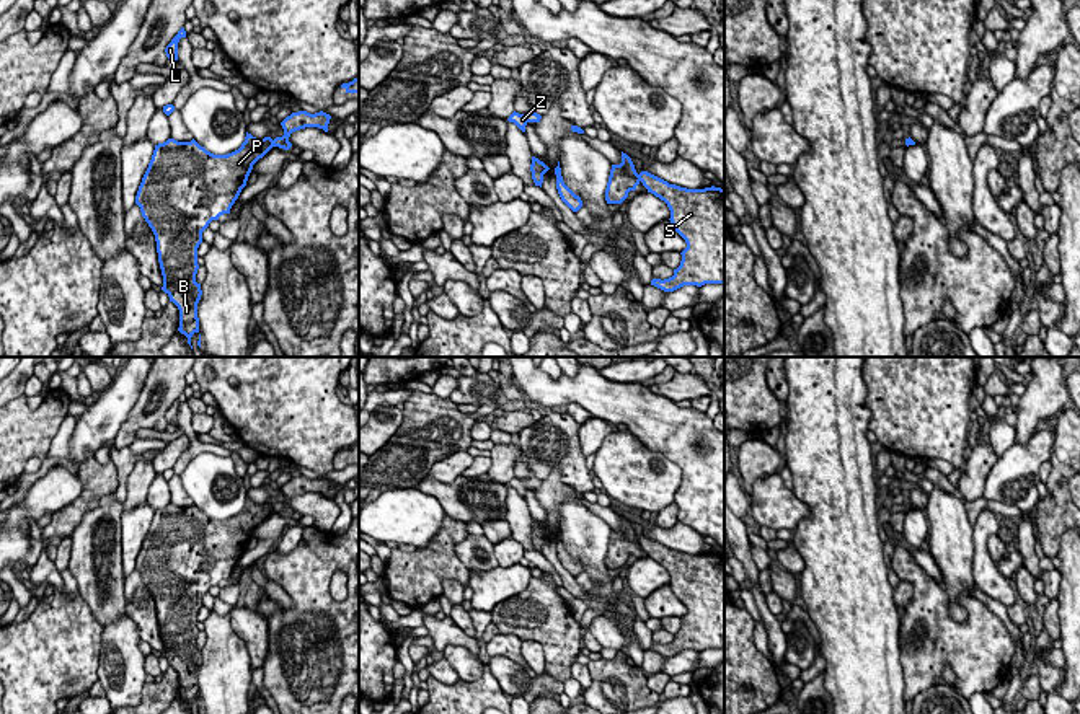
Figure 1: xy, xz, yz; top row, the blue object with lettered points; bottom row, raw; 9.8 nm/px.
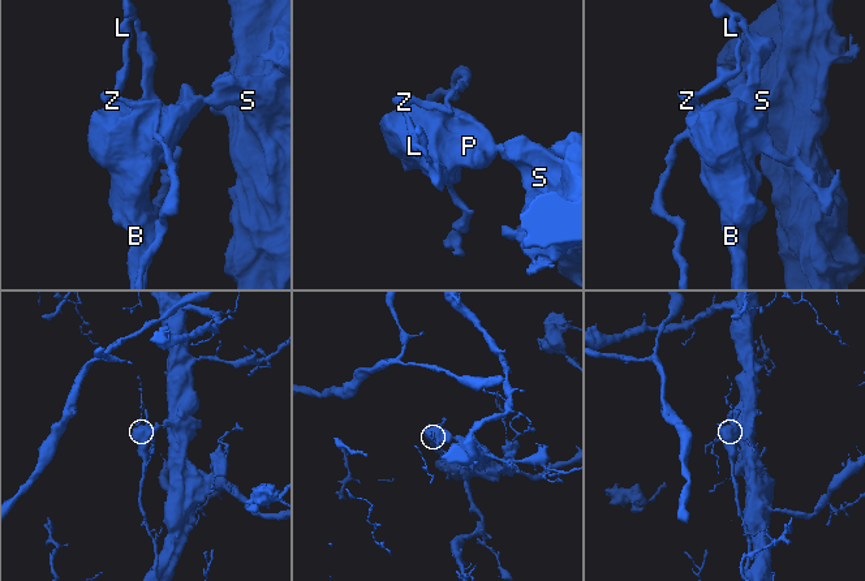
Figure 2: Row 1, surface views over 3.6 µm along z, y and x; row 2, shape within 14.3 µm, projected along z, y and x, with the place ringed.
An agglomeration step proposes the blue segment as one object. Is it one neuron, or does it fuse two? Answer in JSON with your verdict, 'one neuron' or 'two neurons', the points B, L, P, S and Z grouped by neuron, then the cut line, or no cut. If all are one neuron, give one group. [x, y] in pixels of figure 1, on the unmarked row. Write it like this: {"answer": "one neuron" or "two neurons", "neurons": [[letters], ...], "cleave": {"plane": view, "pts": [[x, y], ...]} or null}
{"answer": "two neurons", "neurons": [["B", "L", "P", "Z"], ["S"]], "cleave": {"plane": "xy", "pts": [[271, 506], [274, 511]]}}

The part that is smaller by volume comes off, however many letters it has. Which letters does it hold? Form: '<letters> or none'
B, L, P, Z

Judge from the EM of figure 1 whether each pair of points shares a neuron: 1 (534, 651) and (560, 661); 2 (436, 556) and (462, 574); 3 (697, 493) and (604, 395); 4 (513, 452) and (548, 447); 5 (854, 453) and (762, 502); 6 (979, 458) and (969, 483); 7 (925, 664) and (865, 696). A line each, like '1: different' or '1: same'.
1: different
2: same
3: same
4: different
5: different
6: same
7: different

